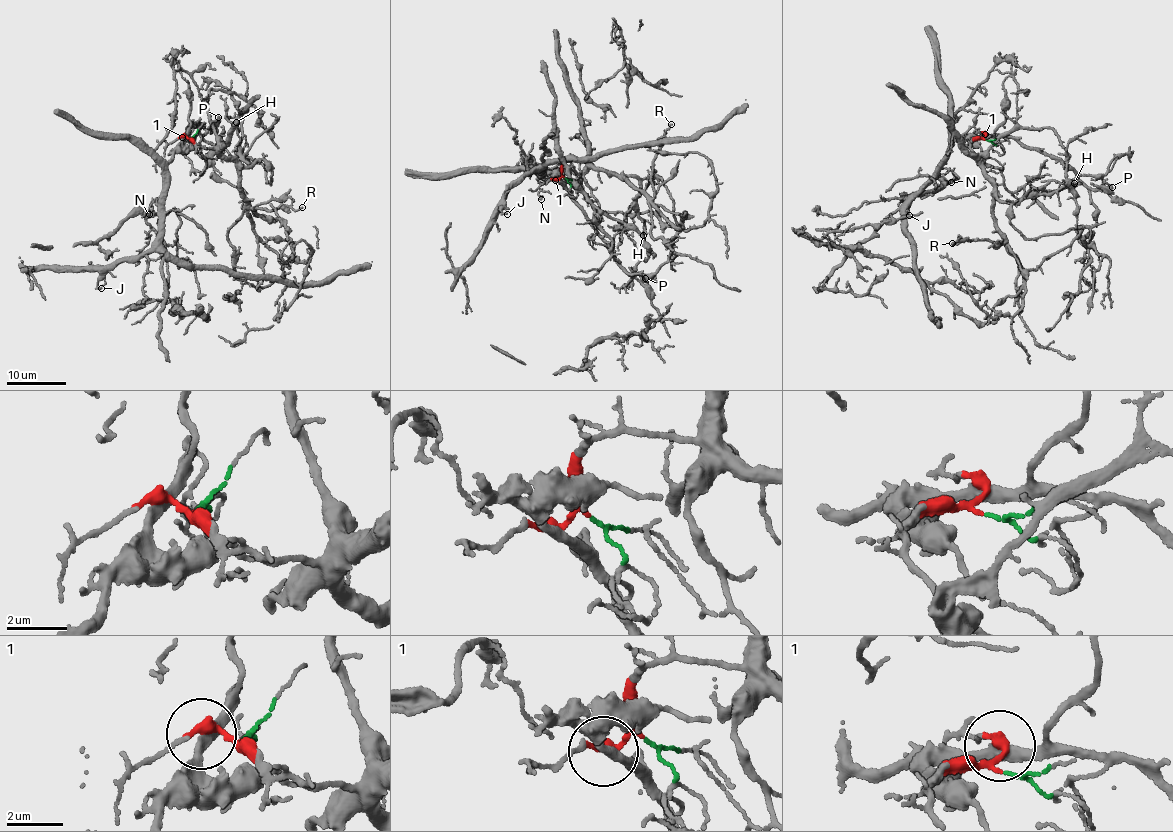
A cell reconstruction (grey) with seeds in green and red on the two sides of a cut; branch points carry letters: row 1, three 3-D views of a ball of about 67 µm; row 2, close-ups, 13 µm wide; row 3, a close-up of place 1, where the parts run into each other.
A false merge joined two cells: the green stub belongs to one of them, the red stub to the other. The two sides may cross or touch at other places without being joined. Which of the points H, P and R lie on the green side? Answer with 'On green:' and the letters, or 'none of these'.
On green: P

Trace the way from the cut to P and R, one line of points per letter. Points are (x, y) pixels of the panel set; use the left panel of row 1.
P: (191, 138), (189, 124), (192, 126), (195, 122), (203, 136), (219, 116)
R: (190, 138), (193, 143), (210, 147), (236, 163), (241, 197), (255, 210), (301, 207)

